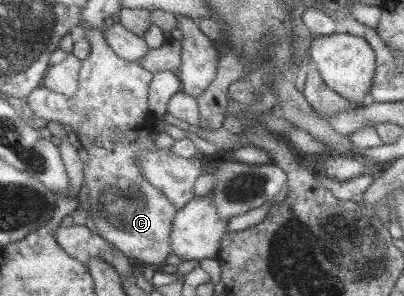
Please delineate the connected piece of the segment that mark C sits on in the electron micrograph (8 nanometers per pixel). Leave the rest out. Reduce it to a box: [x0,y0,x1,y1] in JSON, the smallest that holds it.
[27,28,177,266]

